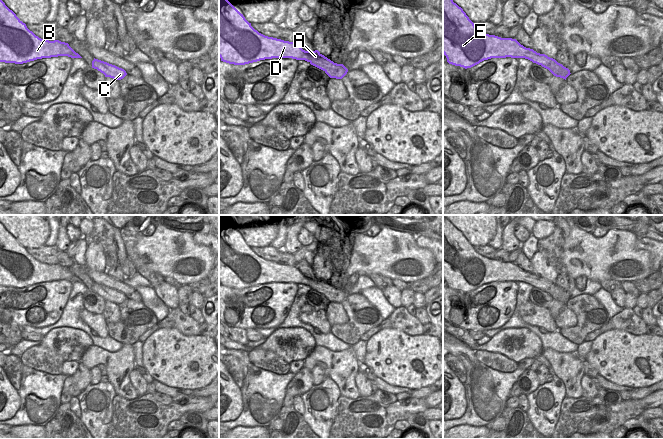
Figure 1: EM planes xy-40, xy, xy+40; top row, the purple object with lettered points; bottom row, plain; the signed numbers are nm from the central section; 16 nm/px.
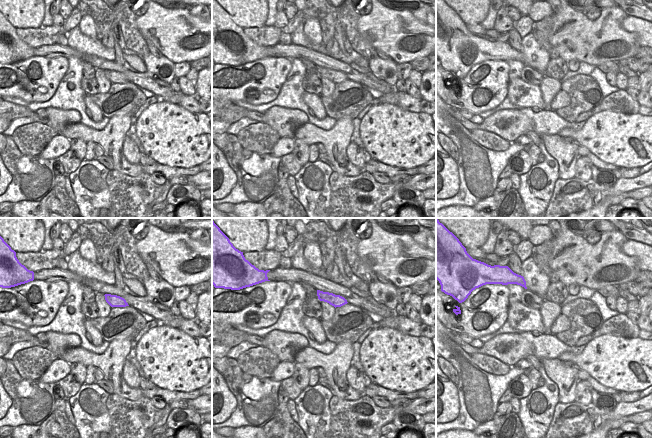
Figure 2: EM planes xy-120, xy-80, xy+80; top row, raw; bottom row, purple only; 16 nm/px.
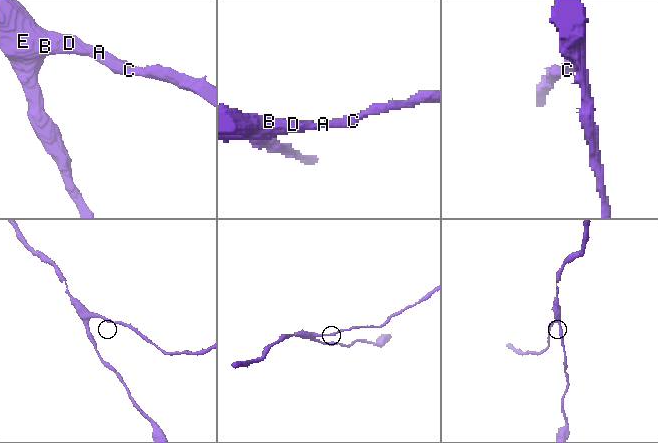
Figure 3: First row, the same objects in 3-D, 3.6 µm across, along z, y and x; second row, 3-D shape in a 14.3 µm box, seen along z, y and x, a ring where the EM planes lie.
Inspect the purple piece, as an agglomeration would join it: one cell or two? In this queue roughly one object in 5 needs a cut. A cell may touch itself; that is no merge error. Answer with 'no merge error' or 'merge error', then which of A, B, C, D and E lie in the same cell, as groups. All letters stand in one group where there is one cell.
no merge error; groups A B C D E

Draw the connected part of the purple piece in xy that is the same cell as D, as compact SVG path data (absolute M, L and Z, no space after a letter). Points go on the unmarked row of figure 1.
M219 215L219 281L221 285L245 289L265 283L292 282L305 284L323 294L330 302L342 303L348 296L343 288L337 288L322 279L318 274L305 275L296 266L265 260L255 254L243 238L241 238Z

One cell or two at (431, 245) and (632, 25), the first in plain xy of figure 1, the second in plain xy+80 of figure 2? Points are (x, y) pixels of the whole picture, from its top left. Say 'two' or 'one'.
one

